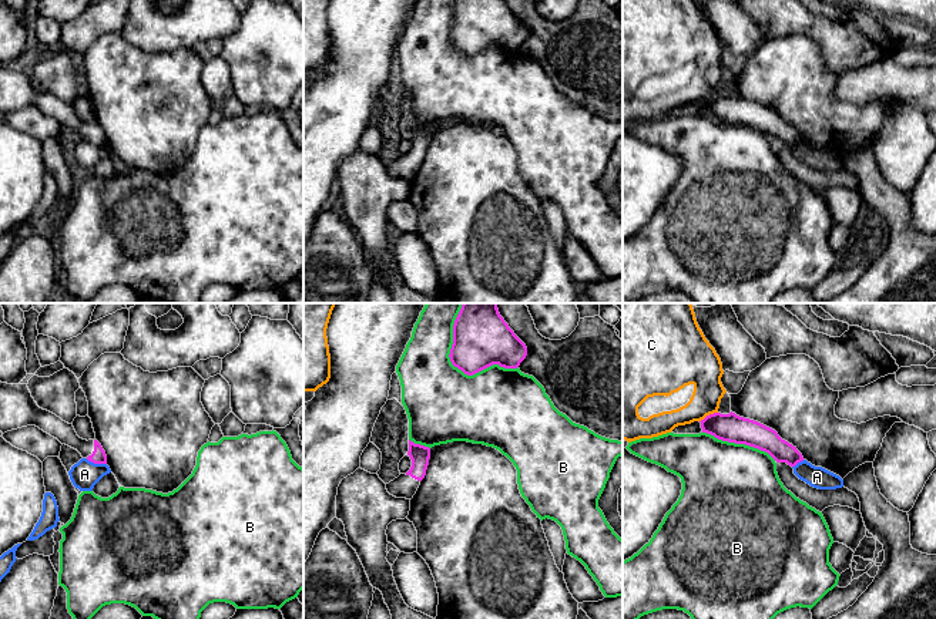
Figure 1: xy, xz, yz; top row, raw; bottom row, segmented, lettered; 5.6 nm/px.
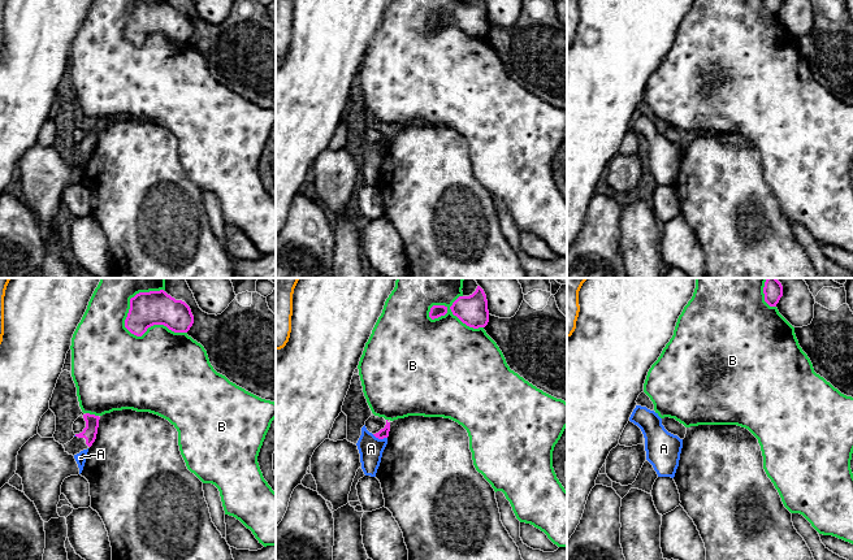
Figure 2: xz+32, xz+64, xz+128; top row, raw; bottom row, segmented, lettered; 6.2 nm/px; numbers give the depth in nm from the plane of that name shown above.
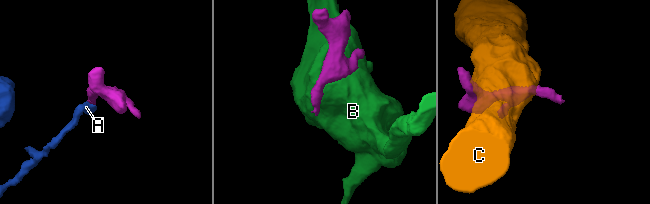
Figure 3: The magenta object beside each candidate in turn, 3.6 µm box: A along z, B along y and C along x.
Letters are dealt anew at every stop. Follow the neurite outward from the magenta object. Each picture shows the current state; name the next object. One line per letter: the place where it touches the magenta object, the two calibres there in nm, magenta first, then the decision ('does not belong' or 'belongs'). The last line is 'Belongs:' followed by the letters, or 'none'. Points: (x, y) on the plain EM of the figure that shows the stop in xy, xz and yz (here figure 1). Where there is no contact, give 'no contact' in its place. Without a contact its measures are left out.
A: xy (96, 144) | 80/160 nm | does not belong
B: xz (463, 53) | 280/420 nm | does not belong
C: yz (708, 97) | 160/190 nm | does not belong
Belongs: none

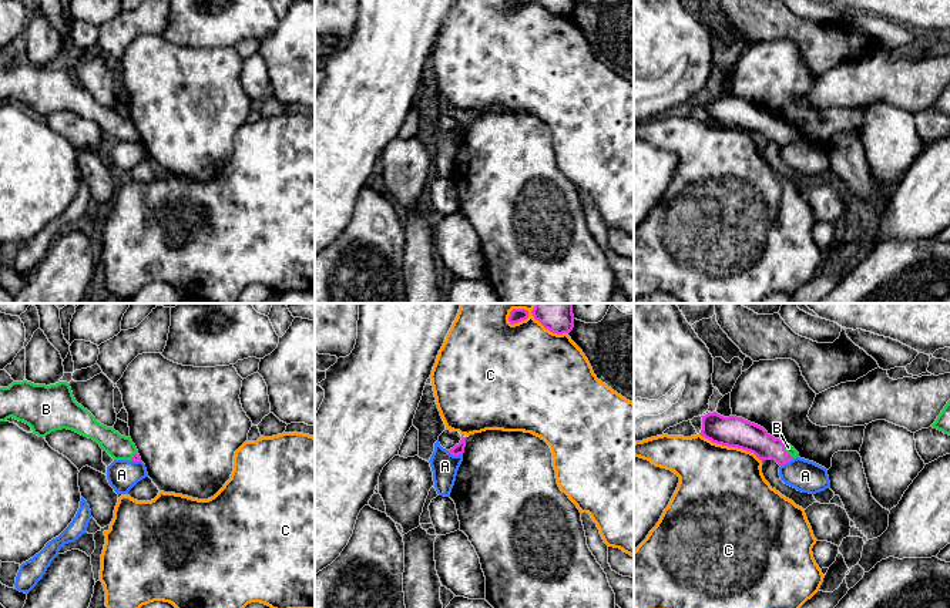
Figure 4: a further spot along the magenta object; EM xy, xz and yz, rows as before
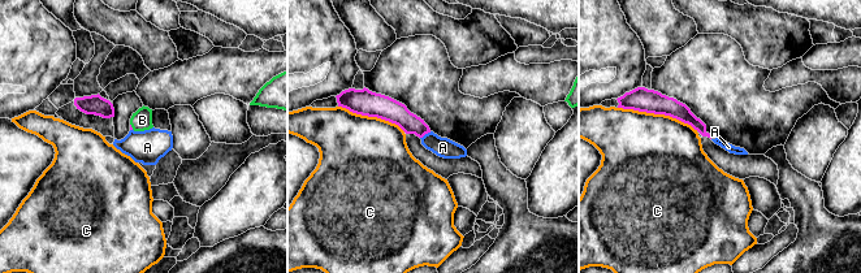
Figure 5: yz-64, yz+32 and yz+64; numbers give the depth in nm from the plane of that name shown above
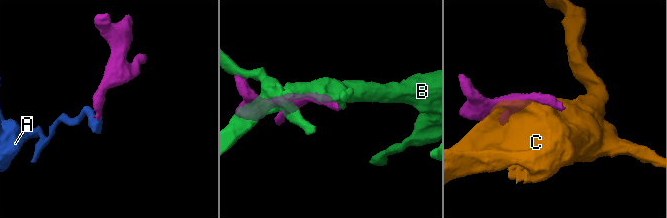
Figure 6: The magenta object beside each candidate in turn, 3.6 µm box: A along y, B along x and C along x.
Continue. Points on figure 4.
A: xz (455, 135) | 60/150 nm | does not belong
B: yz (785, 133) | 160/50 nm | belongs
C: yz (731, 127) | 180/480 nm | does not belong
Belongs: B

